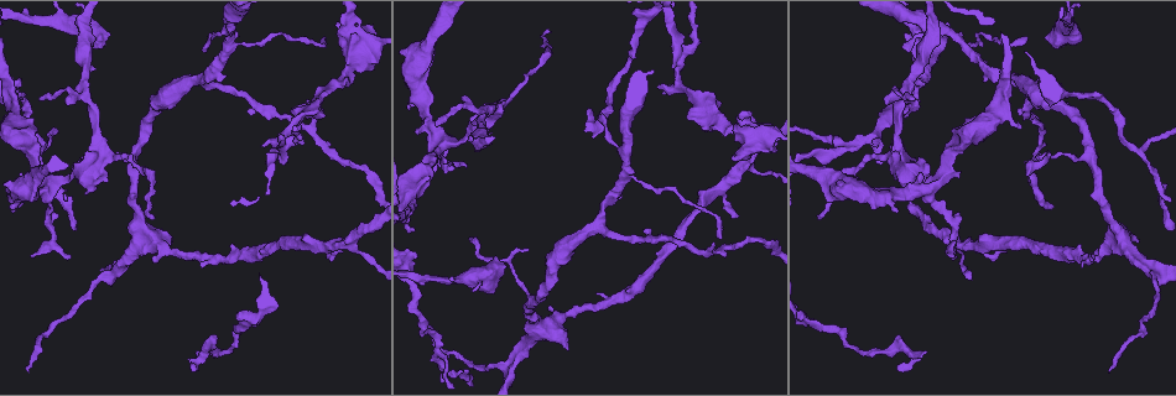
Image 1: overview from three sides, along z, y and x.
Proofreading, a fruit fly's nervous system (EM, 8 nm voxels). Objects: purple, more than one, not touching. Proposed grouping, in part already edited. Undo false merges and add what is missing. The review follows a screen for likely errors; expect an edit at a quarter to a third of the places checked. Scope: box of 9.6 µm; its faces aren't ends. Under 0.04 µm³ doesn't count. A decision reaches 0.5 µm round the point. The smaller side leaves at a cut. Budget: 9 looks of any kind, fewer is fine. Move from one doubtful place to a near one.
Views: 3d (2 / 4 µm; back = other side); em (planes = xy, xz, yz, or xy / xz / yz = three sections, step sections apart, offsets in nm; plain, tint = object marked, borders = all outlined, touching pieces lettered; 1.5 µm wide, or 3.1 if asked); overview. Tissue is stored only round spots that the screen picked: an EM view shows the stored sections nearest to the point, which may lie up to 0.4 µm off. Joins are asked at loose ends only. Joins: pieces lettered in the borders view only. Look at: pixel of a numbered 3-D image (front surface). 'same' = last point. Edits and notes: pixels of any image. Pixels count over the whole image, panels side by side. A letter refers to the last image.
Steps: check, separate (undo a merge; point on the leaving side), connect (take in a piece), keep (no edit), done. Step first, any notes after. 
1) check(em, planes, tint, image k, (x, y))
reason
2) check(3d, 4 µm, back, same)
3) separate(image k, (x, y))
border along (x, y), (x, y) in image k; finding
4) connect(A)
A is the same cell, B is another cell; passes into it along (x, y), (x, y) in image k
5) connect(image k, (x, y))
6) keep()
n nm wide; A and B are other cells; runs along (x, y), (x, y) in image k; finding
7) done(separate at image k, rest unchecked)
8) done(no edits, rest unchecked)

check(3d, 2 µm, image 1, (26, 370))
end of a long branch

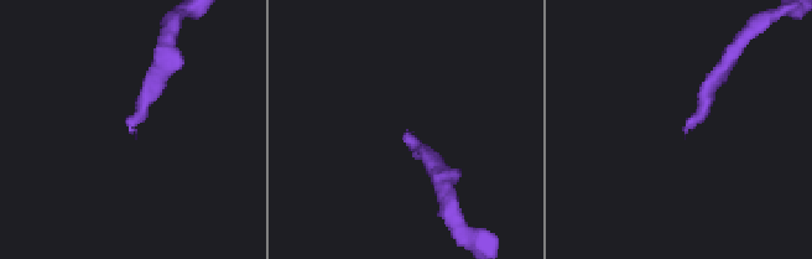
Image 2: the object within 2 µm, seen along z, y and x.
check(em, planes, borders, image 2, (130, 130))
shape alone is not enough

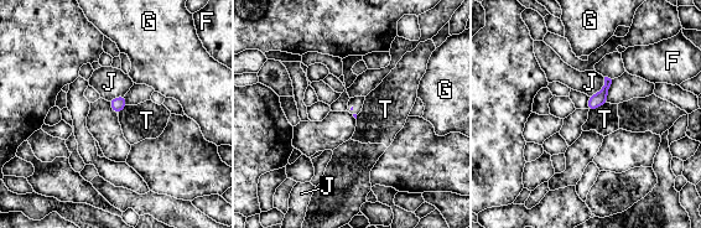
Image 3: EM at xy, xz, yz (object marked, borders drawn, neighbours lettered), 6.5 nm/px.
keep()
F, G, J and T are other cells; border along (606, 102), (588, 112) in image 3; none of them fits

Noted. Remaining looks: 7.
check(3d, 2 µm, back, image 1, (1018, 121))
branch stops here

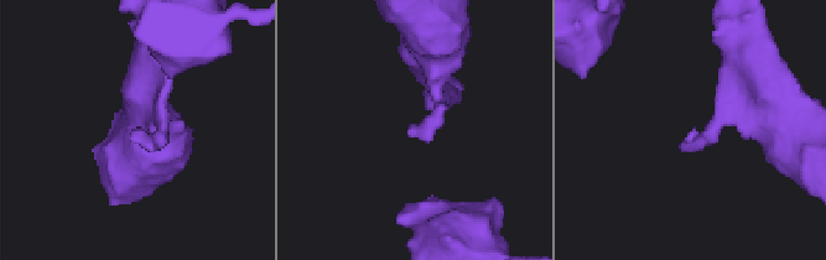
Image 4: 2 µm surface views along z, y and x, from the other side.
check(em, planes, borders, image 4, (415, 129))
need the tissue

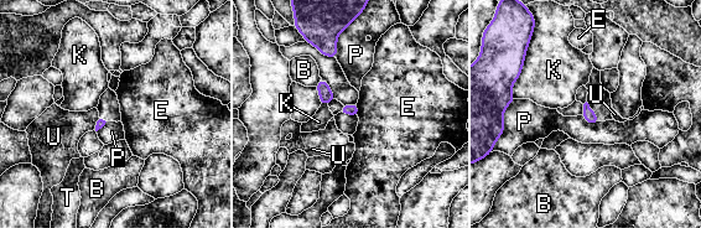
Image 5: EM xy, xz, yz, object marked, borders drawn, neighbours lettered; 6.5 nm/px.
keep()
B, E, K, P, T and U are other cells; border along (349, 25), (338, 34), (335, 57) in image 5; no lettered piece goes on from it

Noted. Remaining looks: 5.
check(em, yz, step 8, borders, image 1, (345, 80))
calibre changes

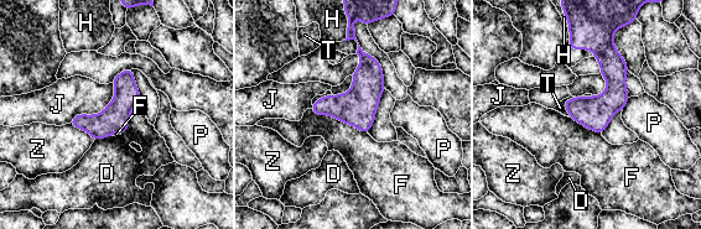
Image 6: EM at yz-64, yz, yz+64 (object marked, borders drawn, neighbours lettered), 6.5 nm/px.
check(em, xz, step 4, borders, same)

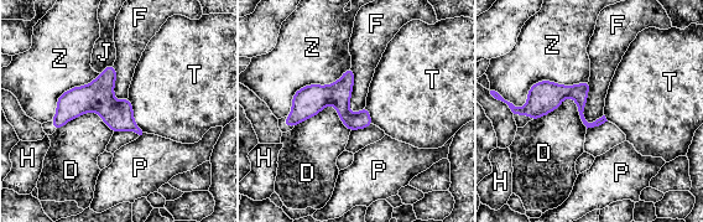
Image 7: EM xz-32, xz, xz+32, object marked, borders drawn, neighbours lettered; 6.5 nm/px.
keep()
60 nm wide; D, F, H, J, P, T and Z are other cells; border along (350, 67), (349, 110), (355, 114) in image 7; all the same cell

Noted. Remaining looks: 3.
check(em, planes, plain, image 1, (283, 149))
branch point

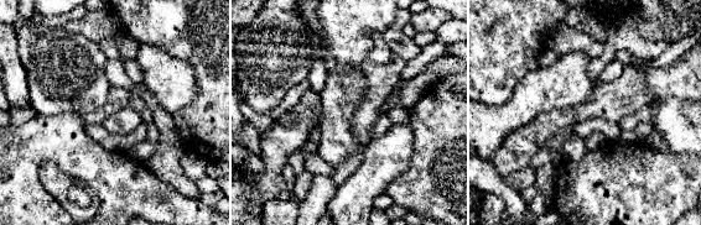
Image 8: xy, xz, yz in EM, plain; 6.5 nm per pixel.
check(em, planes, tint, same)

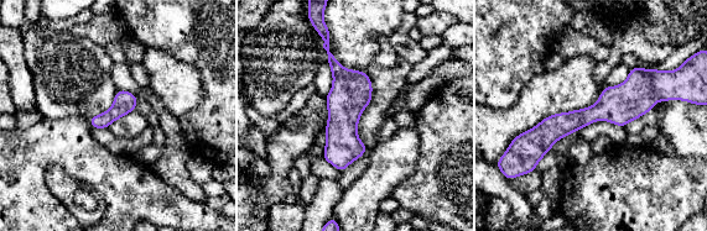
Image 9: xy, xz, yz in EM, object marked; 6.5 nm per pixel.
check(em, planes, borders, same)
see the neighbours

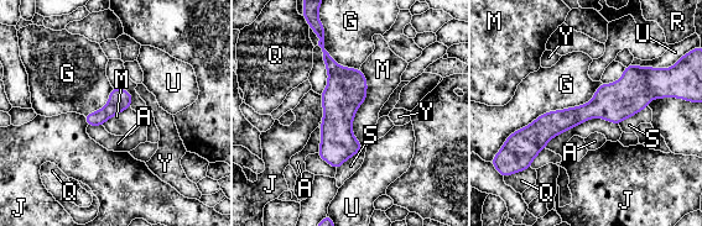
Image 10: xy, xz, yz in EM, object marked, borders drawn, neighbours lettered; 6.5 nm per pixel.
keep()
140 nm wide; A, G, J, M, Q, R, S, U and Y are other cells; runs along (658, 89), (635, 89), (519, 141) in image 10; one cell here

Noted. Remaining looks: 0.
done(no edits, rest unchecked)

